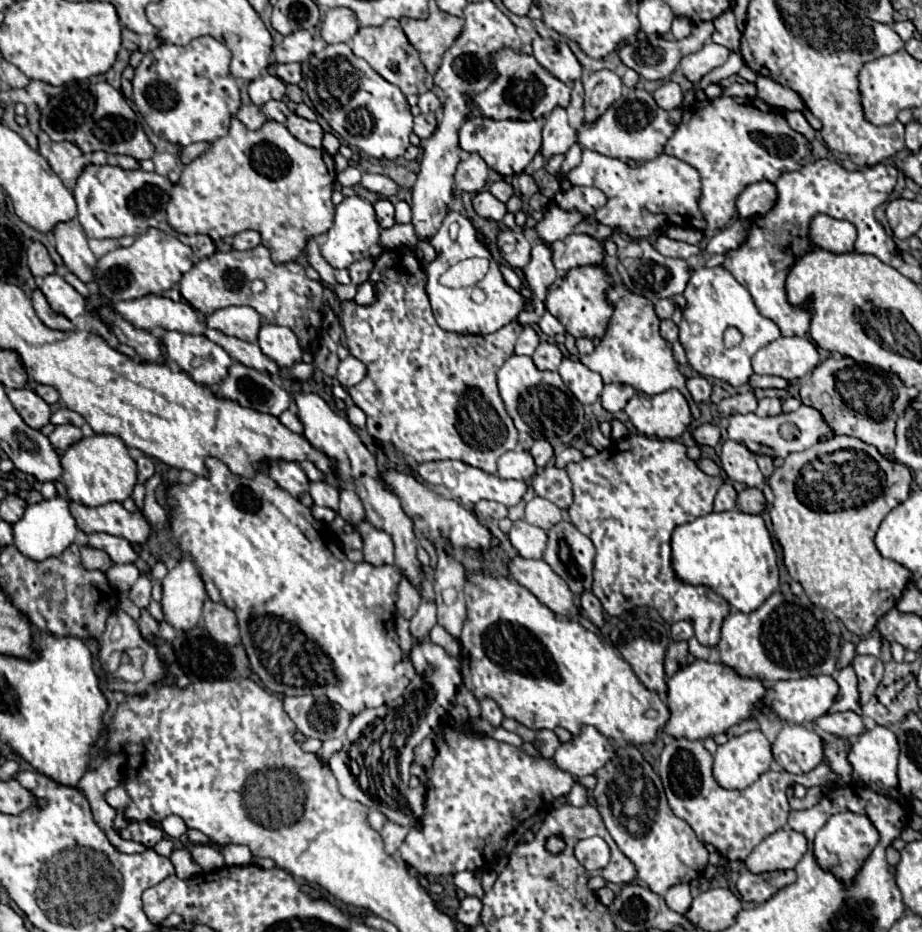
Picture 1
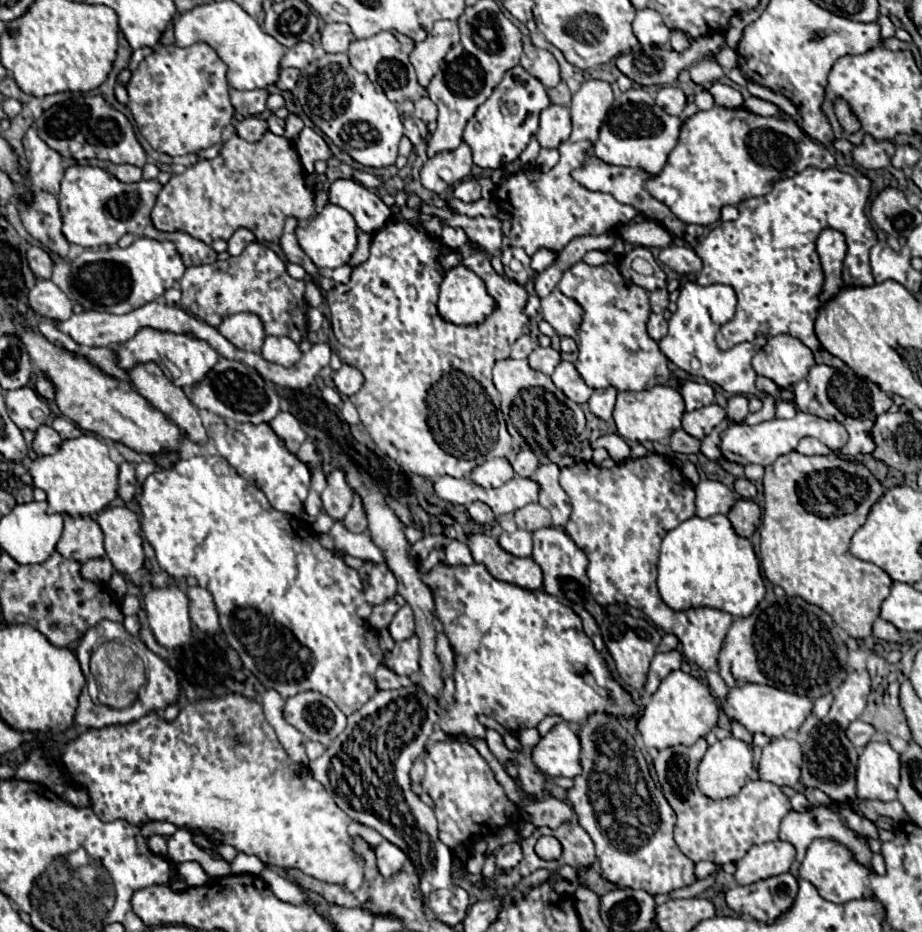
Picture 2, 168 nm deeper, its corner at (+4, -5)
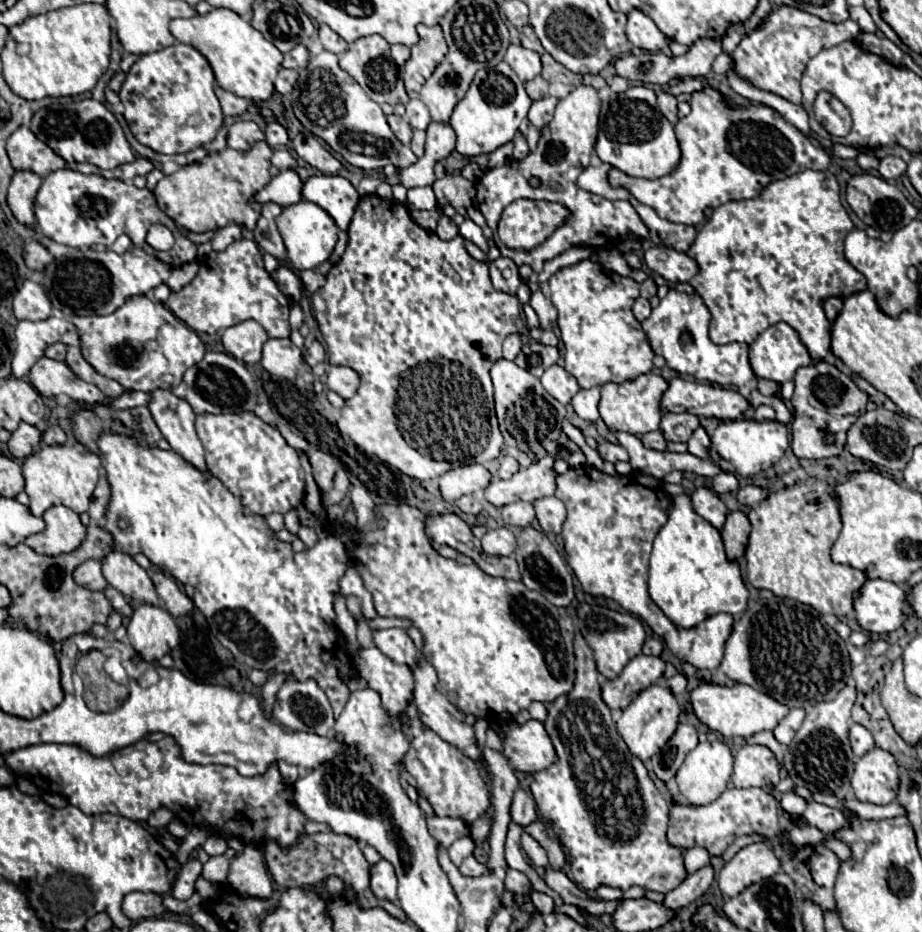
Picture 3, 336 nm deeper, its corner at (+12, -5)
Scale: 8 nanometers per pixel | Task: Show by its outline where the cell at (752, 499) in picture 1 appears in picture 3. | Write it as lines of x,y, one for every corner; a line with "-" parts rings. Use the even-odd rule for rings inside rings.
730,512
722,528
722,542
726,548
728,560
738,560
744,556
750,534
750,522
742,512

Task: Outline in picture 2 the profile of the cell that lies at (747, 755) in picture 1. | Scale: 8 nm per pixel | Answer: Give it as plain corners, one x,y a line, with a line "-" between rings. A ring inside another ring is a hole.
728,736
724,740
718,740
714,746
706,750
706,756
702,758
700,768
698,768
698,786
708,798
722,800
722,798
738,794
740,788
746,784
746,780
752,776
754,776
752,744
738,740
734,736

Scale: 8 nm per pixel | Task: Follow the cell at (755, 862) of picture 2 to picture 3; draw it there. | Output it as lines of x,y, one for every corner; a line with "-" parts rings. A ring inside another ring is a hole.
764,842
742,848
718,874
718,888
726,896
736,896
750,884
774,876
780,870
780,860

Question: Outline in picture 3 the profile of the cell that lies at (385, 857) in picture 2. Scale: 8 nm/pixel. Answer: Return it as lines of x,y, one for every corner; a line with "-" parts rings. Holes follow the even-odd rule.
380,860
372,866
372,892
376,898
384,898
390,902
396,902
396,874
392,870
392,864
386,860

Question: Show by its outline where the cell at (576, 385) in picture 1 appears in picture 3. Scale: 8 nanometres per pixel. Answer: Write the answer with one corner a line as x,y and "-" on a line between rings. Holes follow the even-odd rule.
558,364
550,366
550,368
542,374
540,382
542,382
544,390
546,390
550,396
554,396
560,404
568,404
568,402
572,400
572,396
580,390
576,378
572,378
572,376
570,376
562,366
558,366

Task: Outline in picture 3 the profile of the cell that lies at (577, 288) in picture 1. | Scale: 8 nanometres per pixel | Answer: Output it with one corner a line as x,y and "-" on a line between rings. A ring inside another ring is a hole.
540,290
532,294
530,306
532,306
534,312
538,314
540,328
544,328
544,330
552,330
552,326
556,326
556,308
552,306
552,302
550,302

